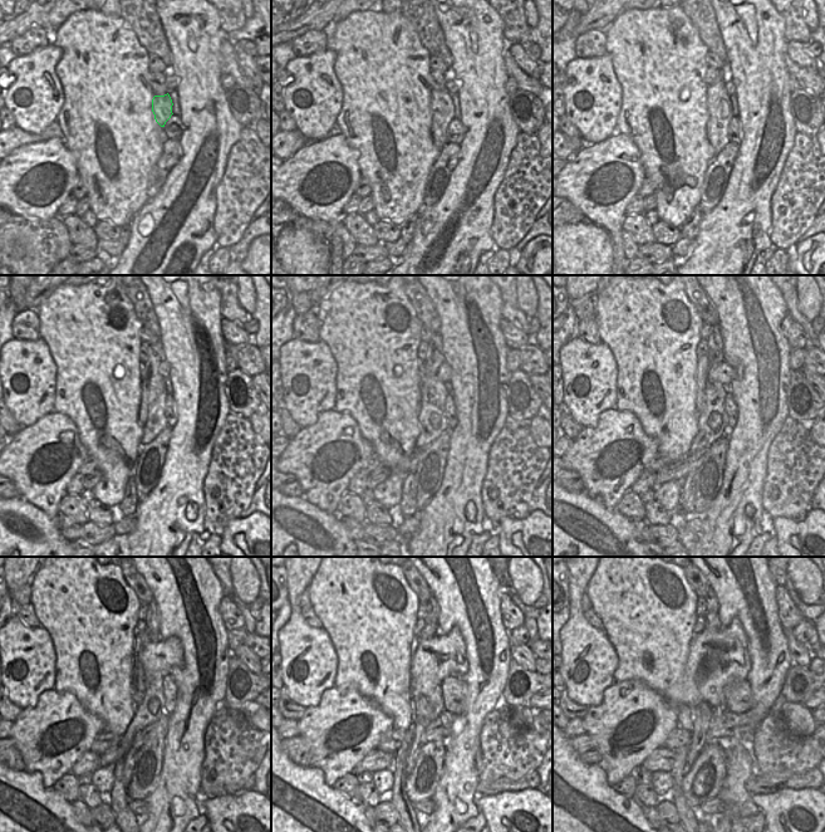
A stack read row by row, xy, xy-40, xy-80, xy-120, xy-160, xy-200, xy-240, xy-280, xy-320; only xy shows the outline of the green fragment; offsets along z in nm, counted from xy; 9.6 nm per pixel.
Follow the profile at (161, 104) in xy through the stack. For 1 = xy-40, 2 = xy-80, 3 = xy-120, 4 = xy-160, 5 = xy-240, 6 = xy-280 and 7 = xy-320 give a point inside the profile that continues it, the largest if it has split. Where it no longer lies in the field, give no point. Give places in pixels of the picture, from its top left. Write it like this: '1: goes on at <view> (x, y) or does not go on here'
1: goes on at xy-40 (442, 111)
2: goes on at xy-80 (720, 107)
3: goes on at xy-120 (152, 419)
4: goes on at xy-160 (432, 419)
5: goes on at xy-240 (152, 706)
6: goes on at xy-280 (406, 812)
7: goes on at xy-320 (686, 812)

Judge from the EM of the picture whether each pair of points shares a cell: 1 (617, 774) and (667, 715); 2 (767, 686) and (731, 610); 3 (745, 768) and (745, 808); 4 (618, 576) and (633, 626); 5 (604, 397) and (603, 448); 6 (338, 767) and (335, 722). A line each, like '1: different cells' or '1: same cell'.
1: same cell
2: same cell
3: same cell
4: same cell
5: different cells
6: same cell

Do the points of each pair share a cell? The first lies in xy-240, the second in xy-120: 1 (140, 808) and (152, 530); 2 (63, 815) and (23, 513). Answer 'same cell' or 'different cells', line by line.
1: different cells
2: same cell

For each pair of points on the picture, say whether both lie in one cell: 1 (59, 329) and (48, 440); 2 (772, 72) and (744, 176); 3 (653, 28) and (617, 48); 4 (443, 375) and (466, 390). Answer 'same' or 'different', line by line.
1: different
2: same
3: same
4: different

